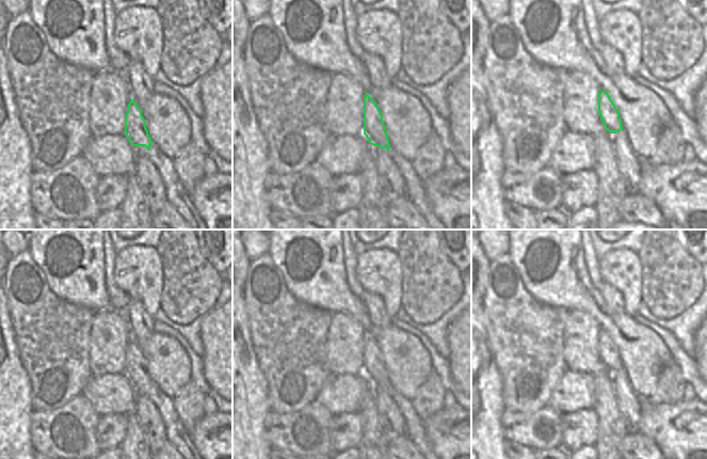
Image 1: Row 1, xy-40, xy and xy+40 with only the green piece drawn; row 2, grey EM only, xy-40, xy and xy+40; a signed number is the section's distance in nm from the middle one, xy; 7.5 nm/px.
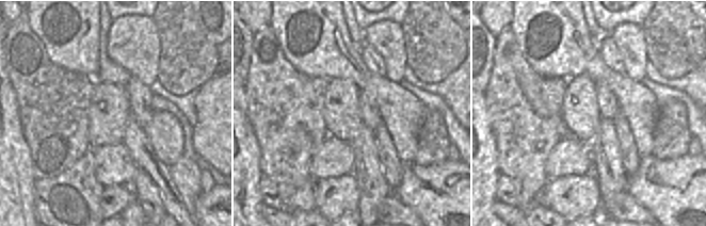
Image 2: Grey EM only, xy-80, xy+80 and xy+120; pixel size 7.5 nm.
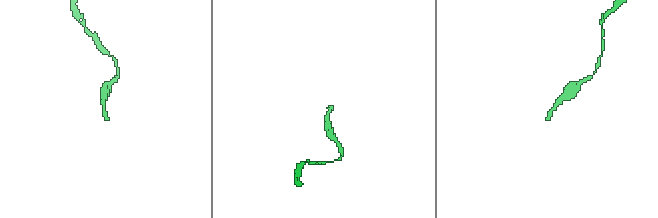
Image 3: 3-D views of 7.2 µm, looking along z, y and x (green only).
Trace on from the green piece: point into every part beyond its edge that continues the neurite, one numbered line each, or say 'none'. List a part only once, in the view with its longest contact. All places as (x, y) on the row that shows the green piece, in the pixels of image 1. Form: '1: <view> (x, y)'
none

